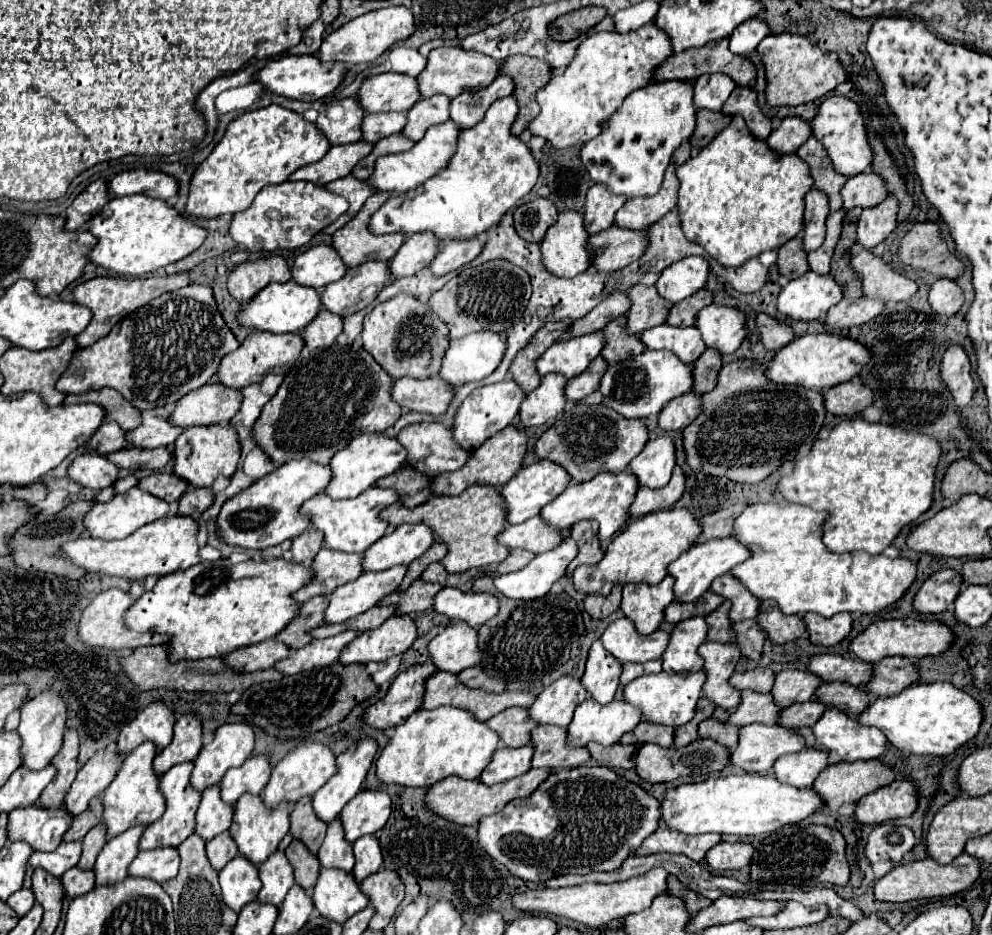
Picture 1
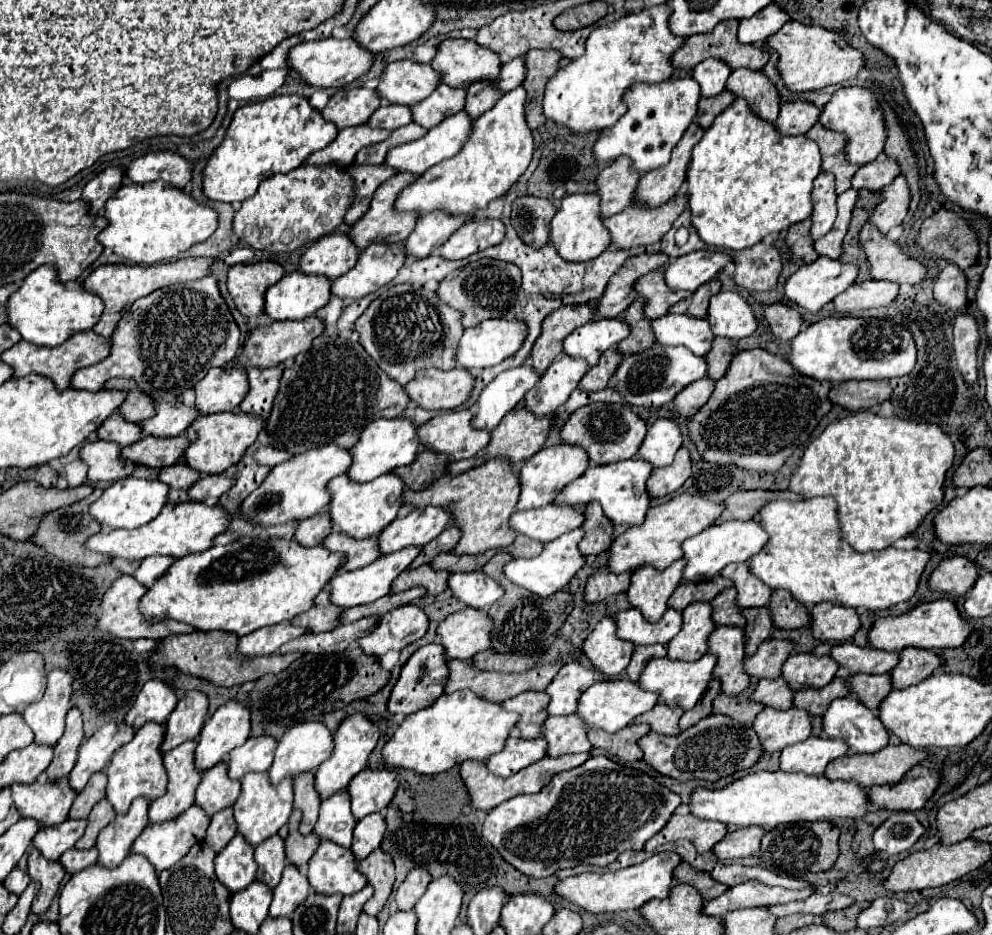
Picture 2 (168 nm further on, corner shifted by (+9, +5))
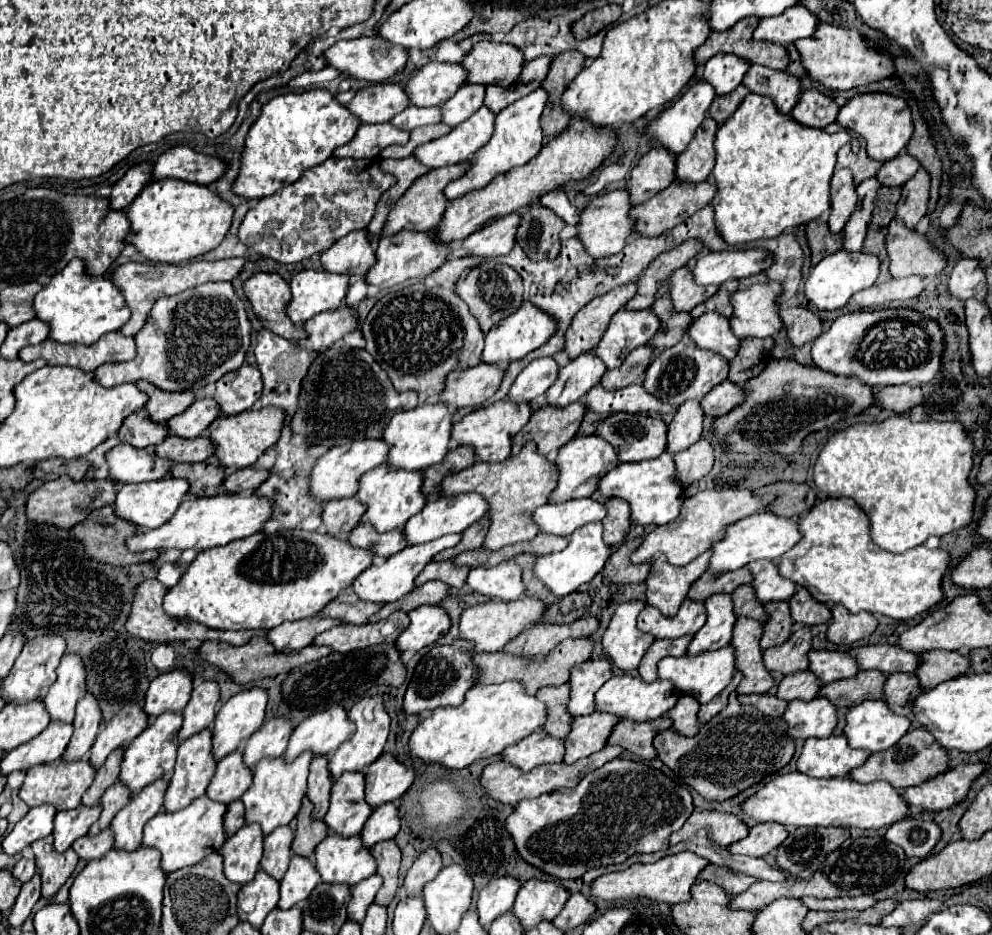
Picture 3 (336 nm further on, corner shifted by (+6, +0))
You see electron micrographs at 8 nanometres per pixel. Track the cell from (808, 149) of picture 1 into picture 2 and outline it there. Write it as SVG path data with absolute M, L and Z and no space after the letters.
M819 122L807 132L807 136L811 140L815 140L821 148L823 170L829 170L829 172L835 174L837 194L849 190L851 188L851 178L855 176L859 166L853 168L853 164L845 158L845 136L835 132L835 130L827 130Z

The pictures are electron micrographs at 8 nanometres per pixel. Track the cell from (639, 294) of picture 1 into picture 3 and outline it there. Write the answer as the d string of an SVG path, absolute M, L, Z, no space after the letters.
M682 267L674 271L668 279L670 285L670 299L674 303L674 311L692 311L698 303L704 303L708 297L712 297L718 287L698 287L692 281L692 273Z

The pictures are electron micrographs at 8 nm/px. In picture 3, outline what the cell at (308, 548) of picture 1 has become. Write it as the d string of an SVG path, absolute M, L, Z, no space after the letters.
M338 499L324 505L322 511L322 531L336 539L346 539L362 517L362 503L358 499Z

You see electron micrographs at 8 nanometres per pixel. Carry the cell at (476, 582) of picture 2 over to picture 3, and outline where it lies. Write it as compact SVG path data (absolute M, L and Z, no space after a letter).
M502 561L498 567L492 569L470 569L466 585L474 593L484 595L490 601L514 601L524 595L520 575L522 573L518 571L518 565L514 561Z

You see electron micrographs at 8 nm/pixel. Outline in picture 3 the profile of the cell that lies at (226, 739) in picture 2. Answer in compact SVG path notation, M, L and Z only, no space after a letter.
M248 689L230 697L218 711L212 727L212 755L216 761L240 749L264 723L268 695L264 689Z

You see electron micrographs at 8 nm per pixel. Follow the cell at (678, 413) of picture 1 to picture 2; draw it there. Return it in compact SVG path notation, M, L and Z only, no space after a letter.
M703 378L691 386L687 386L687 390L683 390L683 394L679 394L675 398L675 404L673 404L673 412L677 412L679 416L693 416L701 406L707 404L711 392L715 388L715 380L711 378Z

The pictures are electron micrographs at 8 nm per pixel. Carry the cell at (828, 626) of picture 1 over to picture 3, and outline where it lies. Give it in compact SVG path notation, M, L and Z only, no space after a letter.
M834 605L830 613L832 613L832 621L828 625L826 637L830 643L836 645L850 645L854 641L866 639L874 633L878 625L874 615L870 615L868 611L848 613L842 605Z

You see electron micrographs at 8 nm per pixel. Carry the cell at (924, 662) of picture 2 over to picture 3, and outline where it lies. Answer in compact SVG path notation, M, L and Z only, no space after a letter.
M926 651L916 671L922 689L932 689L946 679L954 679L968 671L970 659L952 651Z

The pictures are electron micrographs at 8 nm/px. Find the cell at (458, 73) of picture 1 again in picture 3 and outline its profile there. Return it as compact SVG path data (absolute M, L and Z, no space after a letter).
M494 41L476 43L472 47L472 51L466 53L466 57L460 61L460 65L468 73L466 83L480 83L480 85L496 85L496 83L500 83L502 87L508 87L518 79L518 75L522 71L522 63L524 63L524 55L516 47L512 47L508 43L494 43Z

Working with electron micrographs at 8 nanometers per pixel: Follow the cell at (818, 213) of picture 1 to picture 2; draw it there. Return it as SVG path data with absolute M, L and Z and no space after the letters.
M821 172L815 178L815 186L813 186L813 228L811 228L811 236L817 240L821 236L825 236L835 222L837 216L837 194L835 194L835 176L831 172Z

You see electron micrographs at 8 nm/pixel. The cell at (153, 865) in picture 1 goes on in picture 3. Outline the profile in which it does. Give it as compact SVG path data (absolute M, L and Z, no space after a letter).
M206 795L198 797L190 807L186 807L182 811L176 811L176 813L160 811L154 819L150 819L146 823L142 845L154 847L160 851L160 855L162 855L160 865L162 865L164 873L172 873L176 869L190 867L222 847L222 843L224 843L224 827L222 827L224 813L226 813L226 805L216 803L216 801L208 799Z

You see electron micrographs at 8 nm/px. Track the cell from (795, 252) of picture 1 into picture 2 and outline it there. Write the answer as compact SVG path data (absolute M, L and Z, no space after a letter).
M811 218L791 226L789 234L787 234L787 244L793 252L793 262L797 266L803 264L811 264L819 258L819 254L815 252L815 240L811 238Z

